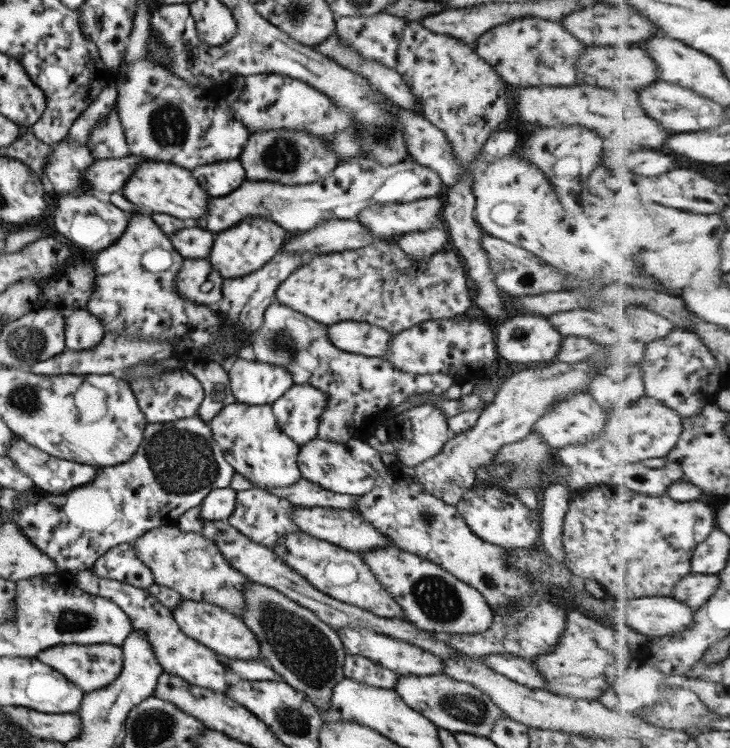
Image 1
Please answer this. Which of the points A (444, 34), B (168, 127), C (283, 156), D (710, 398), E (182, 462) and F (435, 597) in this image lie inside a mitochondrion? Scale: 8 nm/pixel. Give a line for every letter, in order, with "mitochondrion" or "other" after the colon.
A: other
B: mitochondrion
C: mitochondrion
D: other
E: mitochondrion
F: mitochondrion

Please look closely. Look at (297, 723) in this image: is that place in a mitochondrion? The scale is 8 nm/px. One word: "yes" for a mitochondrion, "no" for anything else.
yes

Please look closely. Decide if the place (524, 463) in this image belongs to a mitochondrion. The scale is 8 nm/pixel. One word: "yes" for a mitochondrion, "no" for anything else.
yes

